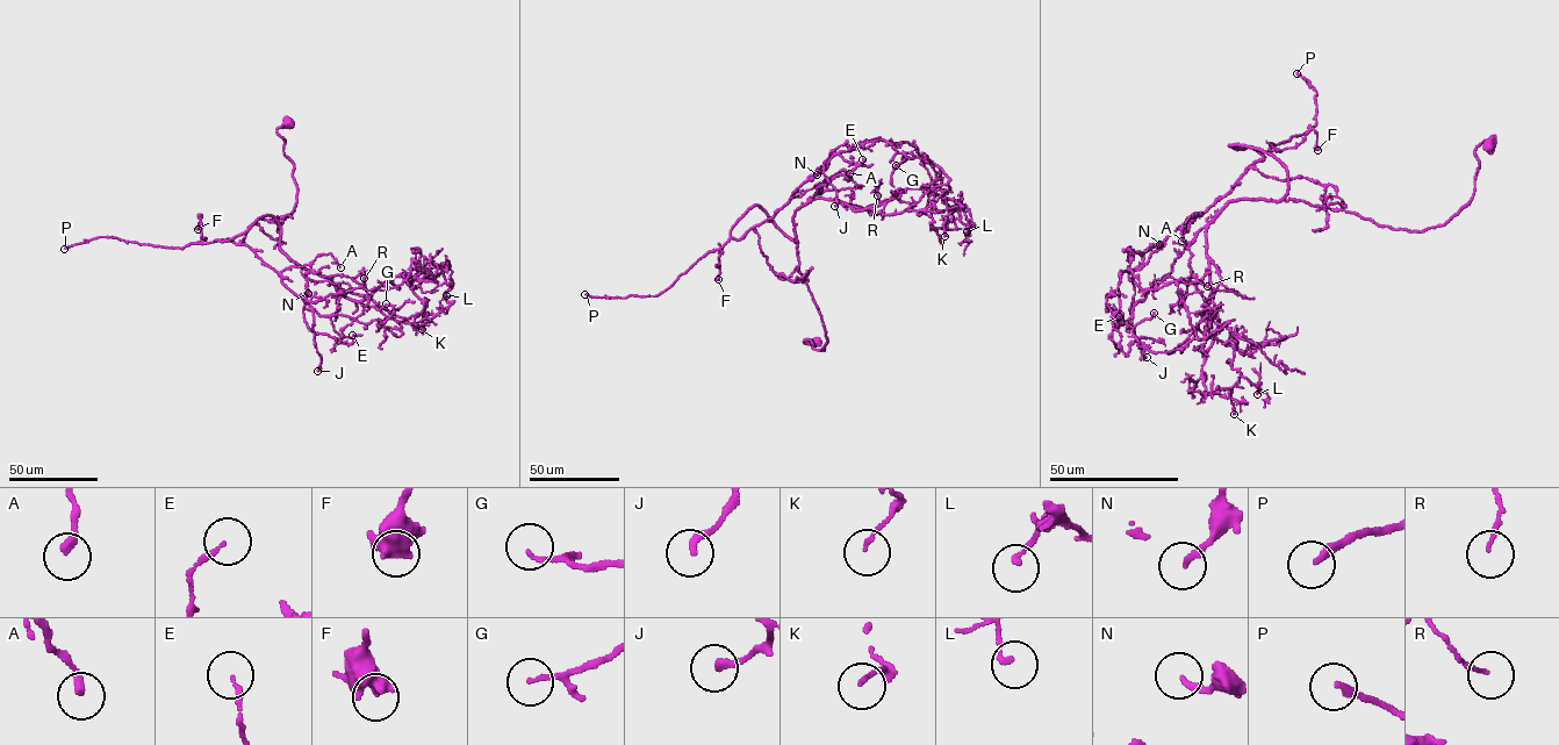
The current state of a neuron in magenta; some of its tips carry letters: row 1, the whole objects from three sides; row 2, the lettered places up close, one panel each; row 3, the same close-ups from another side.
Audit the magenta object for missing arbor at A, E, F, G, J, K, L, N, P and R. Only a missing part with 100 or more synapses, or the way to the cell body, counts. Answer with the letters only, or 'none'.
P

